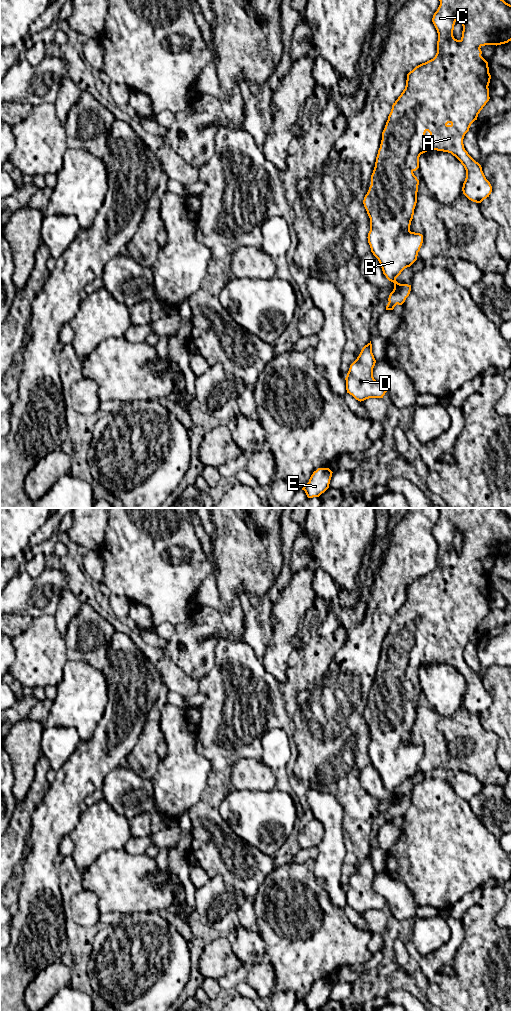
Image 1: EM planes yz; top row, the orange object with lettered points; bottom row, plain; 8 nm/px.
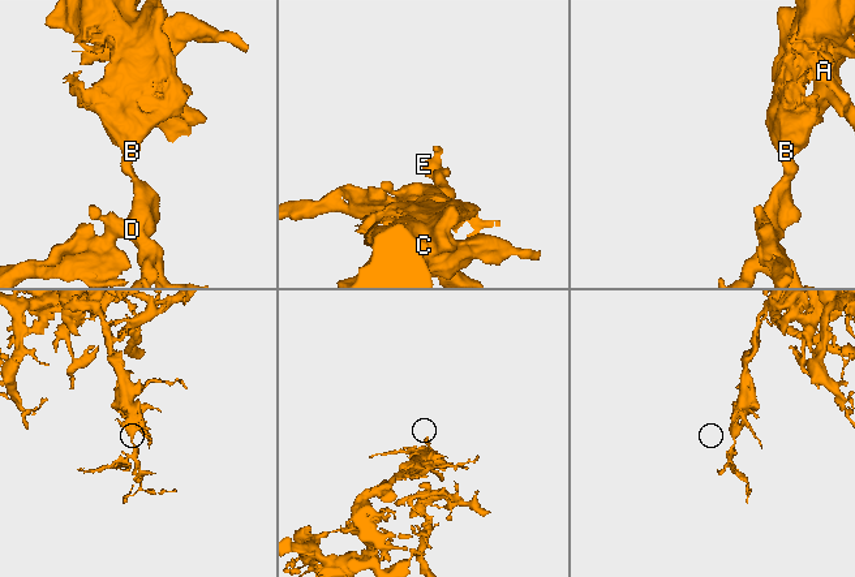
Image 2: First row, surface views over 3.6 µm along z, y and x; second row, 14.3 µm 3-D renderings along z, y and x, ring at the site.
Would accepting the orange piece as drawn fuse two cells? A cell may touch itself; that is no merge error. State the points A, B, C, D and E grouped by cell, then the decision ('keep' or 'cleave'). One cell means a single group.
A B C D E; keep

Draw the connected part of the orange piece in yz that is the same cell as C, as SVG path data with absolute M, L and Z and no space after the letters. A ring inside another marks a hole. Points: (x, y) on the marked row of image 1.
M439 0L439 1L440 1L440 5L432 18L432 22L438 33L437 53L433 59L416 66L412 71L410 71L407 74L405 89L403 90L401 95L398 97L398 99L393 103L385 128L382 132L382 140L381 140L380 148L378 150L375 167L371 175L371 185L363 200L364 207L370 218L370 231L368 233L367 238L371 248L371 252L378 259L381 265L383 274L386 276L386 278L389 281L394 283L394 289L389 295L389 298L388 298L389 302L386 306L386 310L393 310L397 304L402 305L405 302L406 298L409 296L411 291L411 285L400 284L396 281L396 278L401 274L401 272L405 268L410 267L417 260L418 252L420 251L420 248L423 243L422 234L410 231L410 225L413 219L414 209L417 203L417 192L418 192L418 185L419 185L419 180L417 179L417 177L414 175L413 172L419 168L420 155L427 151L437 150L437 151L448 152L448 153L451 153L453 156L455 156L461 162L461 164L464 166L466 170L466 178L463 183L462 191L463 191L463 194L469 200L476 203L481 203L484 199L489 197L489 195L492 192L492 186L490 182L486 179L482 171L481 165L478 162L476 162L465 150L463 139L465 134L469 131L471 124L475 120L477 120L478 114L480 113L480 111L483 109L483 107L486 105L486 103L490 99L488 86L490 83L491 75L489 73L488 62L481 56L482 51L480 48L485 45L497 46L497 45L505 44L511 41L511 5L506 3L504 0ZM457 20L461 20L462 26L463 26L462 37L460 40L455 39L453 36L454 25Z

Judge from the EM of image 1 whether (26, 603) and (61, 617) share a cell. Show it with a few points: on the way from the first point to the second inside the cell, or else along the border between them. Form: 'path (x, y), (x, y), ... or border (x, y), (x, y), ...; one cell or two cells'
border (62, 592), (57, 610), (53, 615); two cells

